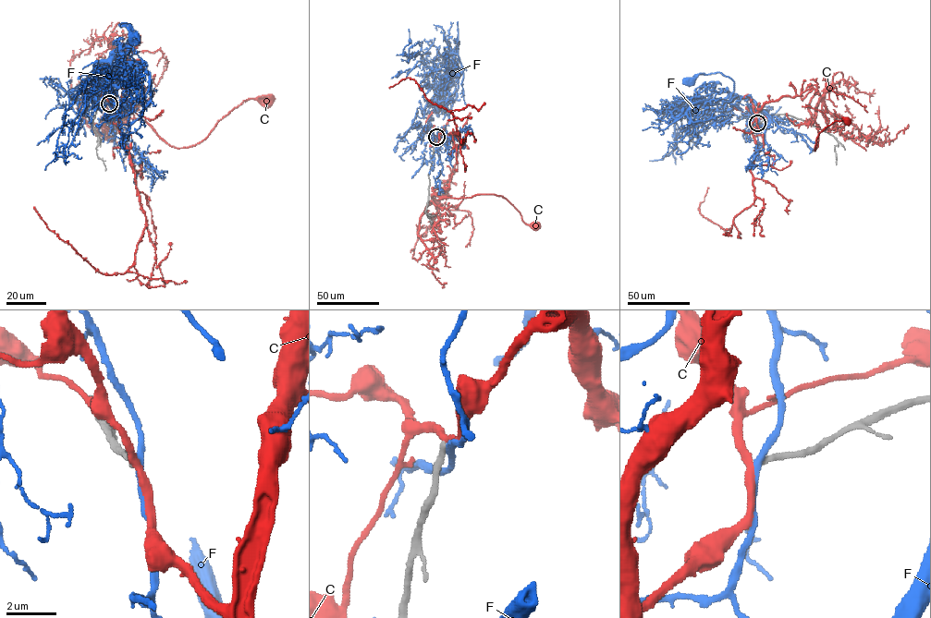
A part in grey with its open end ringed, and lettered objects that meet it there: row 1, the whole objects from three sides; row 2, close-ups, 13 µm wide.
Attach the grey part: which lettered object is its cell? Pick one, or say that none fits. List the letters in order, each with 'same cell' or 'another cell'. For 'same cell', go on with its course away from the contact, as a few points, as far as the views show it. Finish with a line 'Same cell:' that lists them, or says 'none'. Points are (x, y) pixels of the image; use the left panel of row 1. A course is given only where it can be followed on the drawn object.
C: another cell
F: another cell
Same cell: none

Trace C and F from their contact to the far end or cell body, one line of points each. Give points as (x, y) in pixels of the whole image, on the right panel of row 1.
C: (757, 123), (752, 129), (765, 102), (813, 88), (820, 99), (814, 151), (817, 135), (827, 126), (847, 121)
F: (758, 123), (760, 108), (749, 98), (730, 96), (734, 82), (728, 77), (720, 72), (698, 74), (689, 81)

